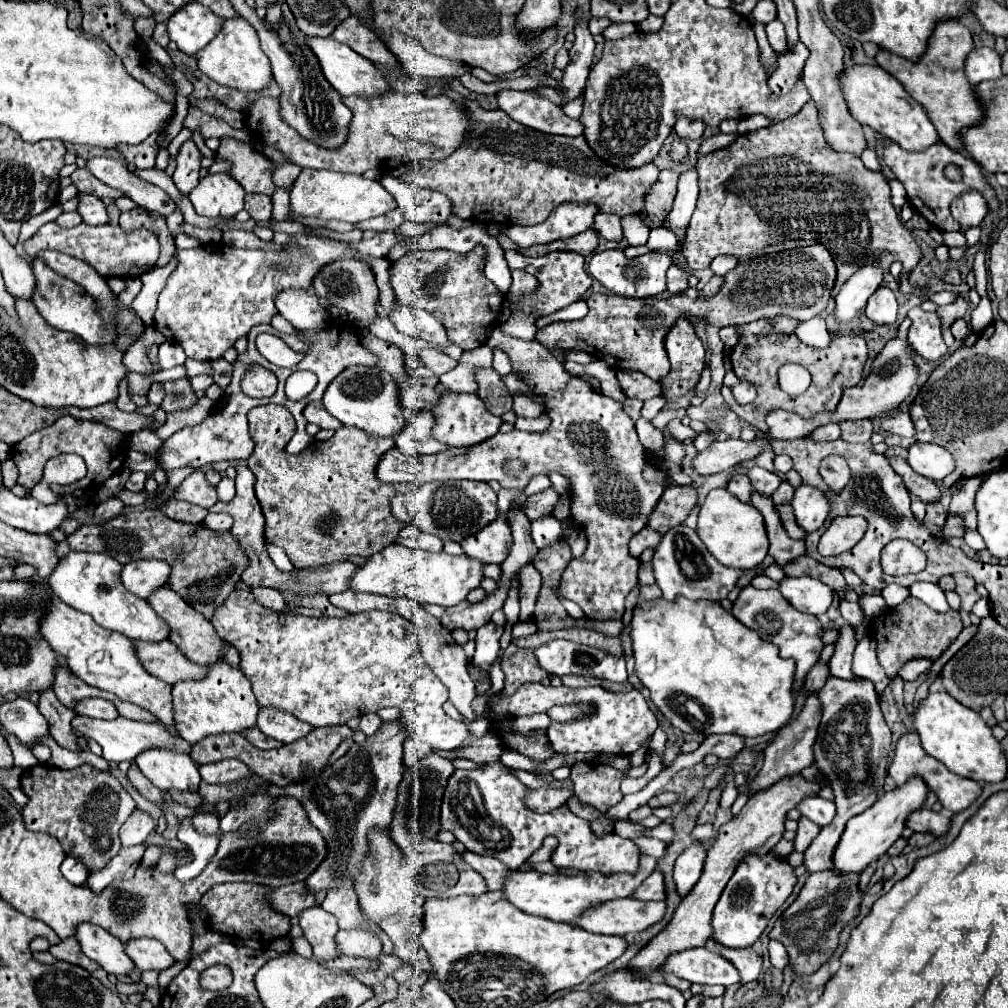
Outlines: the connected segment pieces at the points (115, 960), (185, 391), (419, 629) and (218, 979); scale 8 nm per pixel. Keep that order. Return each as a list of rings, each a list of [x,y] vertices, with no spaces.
[[[78,923],[74,937],[84,955],[96,961],[106,973],[128,975],[128,971],[132,971],[134,963],[124,955],[122,941],[102,927],[96,927],[92,923]]]
[[[188,379],[166,381],[164,389],[166,389],[166,397],[164,397],[164,401],[162,401],[160,407],[166,413],[178,411],[178,409],[188,409],[188,407],[192,407],[196,403],[196,395],[194,395]]]
[[[346,589],[342,593],[334,593],[330,597],[330,603],[340,607],[340,609],[346,609],[348,613],[366,613],[366,611],[390,611],[390,613],[396,613],[408,621],[412,621],[416,625],[416,633],[422,635],[422,655],[424,655],[424,661],[428,663],[428,667],[434,671],[434,675],[446,685],[448,693],[450,693],[450,703],[464,715],[468,717],[470,721],[474,721],[474,713],[472,713],[472,699],[476,697],[476,685],[468,673],[468,657],[462,649],[462,645],[458,645],[454,639],[452,639],[452,633],[448,633],[442,623],[432,617],[428,611],[424,611],[424,607],[412,599],[404,599],[404,597],[384,597],[384,595],[368,595],[368,593],[356,593],[352,589]]]
[[[212,965],[202,971],[200,975],[200,987],[208,991],[226,989],[232,983],[232,971],[226,965]]]

